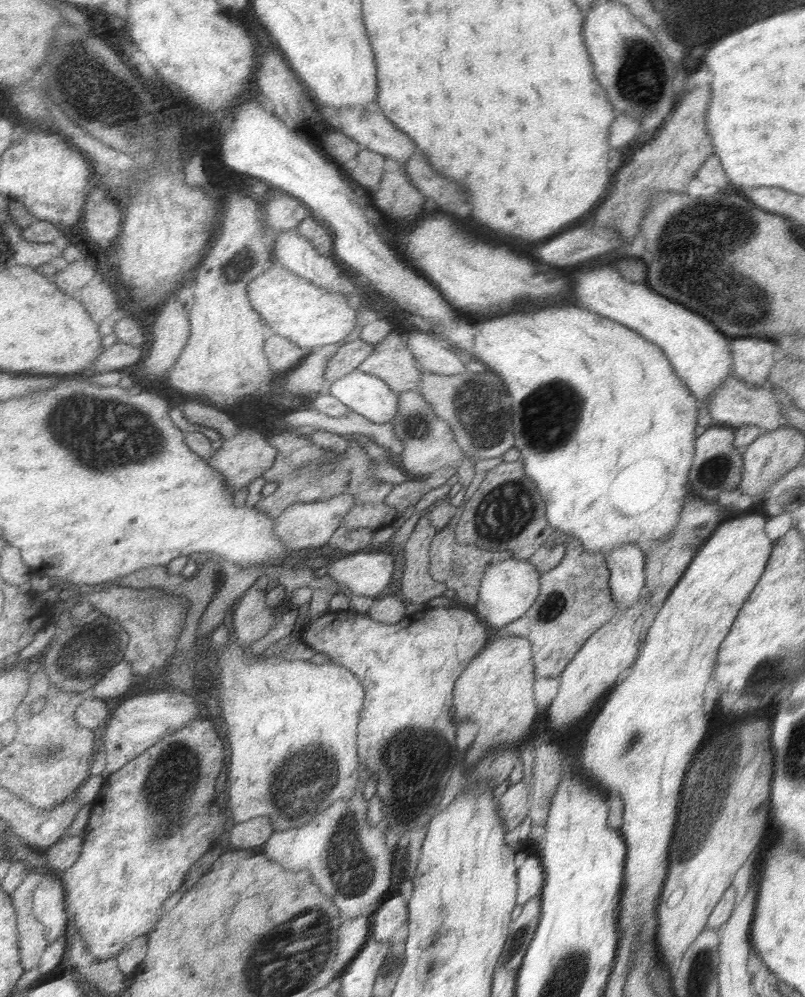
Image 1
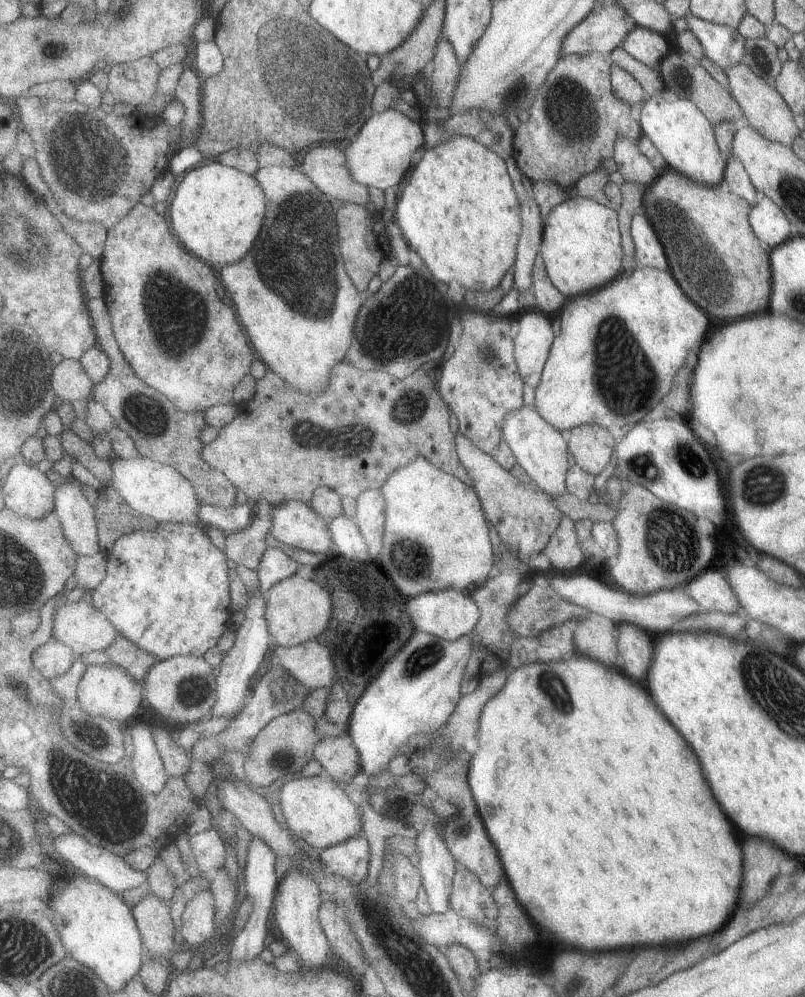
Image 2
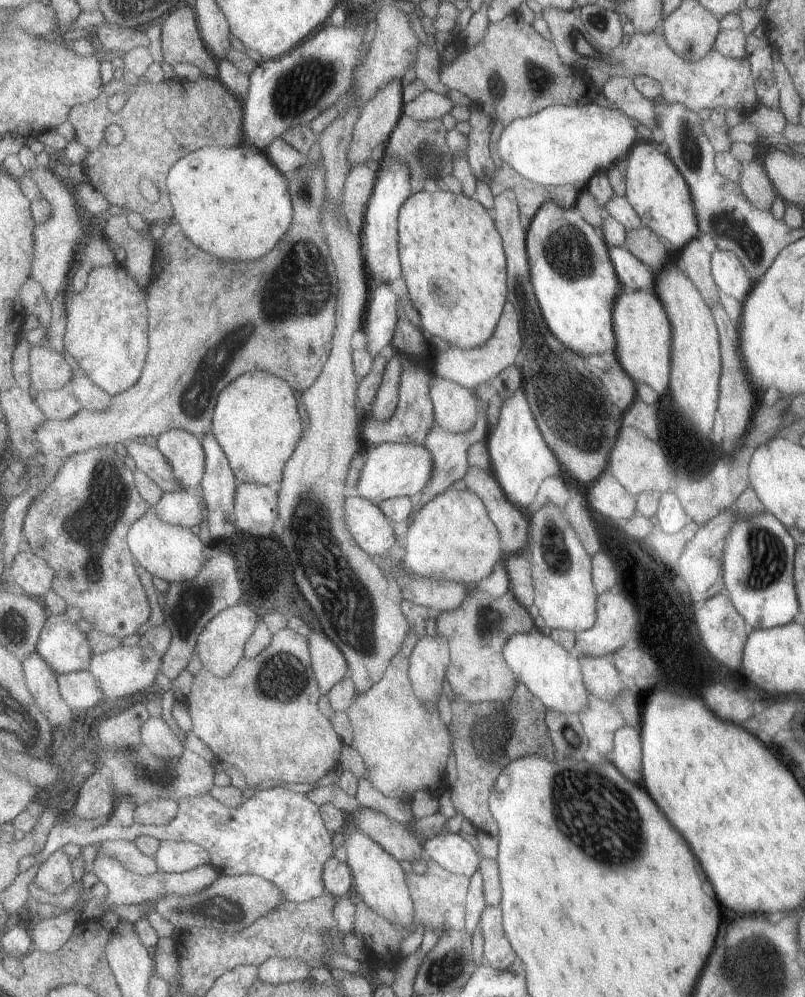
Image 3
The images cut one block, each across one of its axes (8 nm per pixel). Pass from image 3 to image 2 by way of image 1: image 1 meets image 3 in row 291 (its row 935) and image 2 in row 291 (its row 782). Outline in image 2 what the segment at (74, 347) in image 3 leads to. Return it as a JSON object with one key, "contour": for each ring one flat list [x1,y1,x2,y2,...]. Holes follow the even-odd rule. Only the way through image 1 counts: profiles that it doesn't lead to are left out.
{"contour":[[137,204,129,216,125,216,121,222,117,222,117,226,113,226,109,230,109,240,107,240,107,248,105,248,105,254,103,254,103,278,105,278,105,300,109,304,109,310,113,312,113,330,117,332,117,342,121,344,121,350,125,352,125,358,129,360,129,364,133,364,137,376,141,376,141,380,145,380,151,388,159,390,161,394,169,396,183,412,207,412,215,406,227,406,227,404,233,404,237,406,235,402,235,394,239,390,239,386,243,386,243,382,249,378,249,372,251,372,251,366,255,362,255,348,249,348,249,342,247,340,247,334,243,332,243,324,239,324,237,320,237,314,235,314,235,308,229,308,219,296,217,296,217,276,213,272,213,268,193,256,181,242,177,236,173,236,175,232,171,232,173,226,169,226,169,220,161,214,157,214,155,208,149,208,145,204]]}

